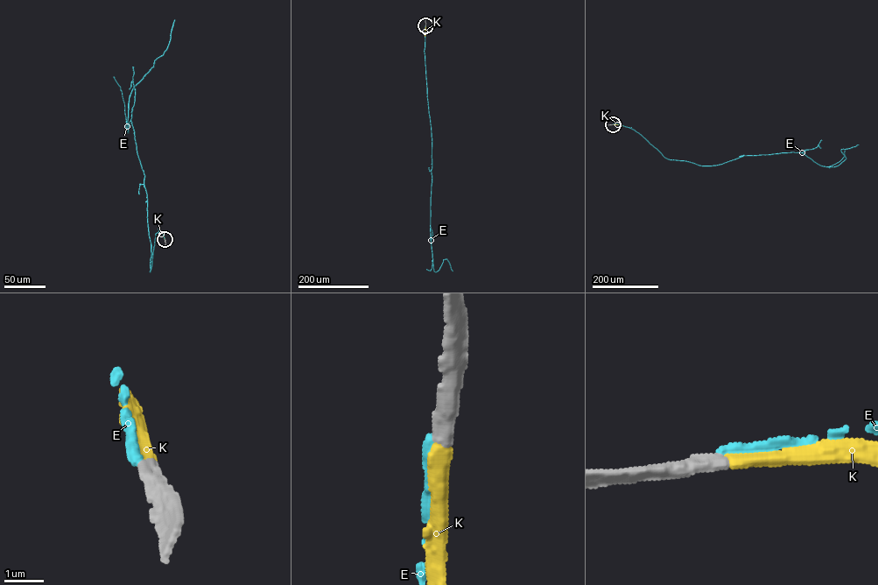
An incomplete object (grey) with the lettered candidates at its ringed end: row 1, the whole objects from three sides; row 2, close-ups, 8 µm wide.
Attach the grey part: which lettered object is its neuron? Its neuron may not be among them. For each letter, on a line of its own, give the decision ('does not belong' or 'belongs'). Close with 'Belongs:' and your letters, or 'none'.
E: does not belong
K: belongs
Belongs: K

